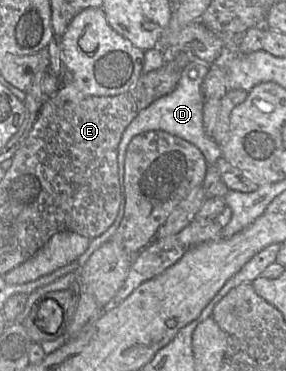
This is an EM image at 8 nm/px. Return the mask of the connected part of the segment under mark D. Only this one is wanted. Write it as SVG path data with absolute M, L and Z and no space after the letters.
M191 61L185 66L182 71L180 80L176 88L172 92L156 99L145 109L141 110L124 130L118 146L118 175L121 191L121 203L119 212L113 224L101 235L91 239L86 251L76 260L78 261L80 267L88 260L88 258L96 249L98 249L103 243L111 239L123 219L126 205L125 155L128 144L134 136L147 131L162 130L172 135L179 136L194 144L201 150L208 164L214 164L217 159L222 156L221 146L215 142L212 136L206 134L203 126L204 96L201 87L210 64L196 63L196 65L194 66L196 70L195 71L191 70L191 67L194 65L194 63L195 61Z

